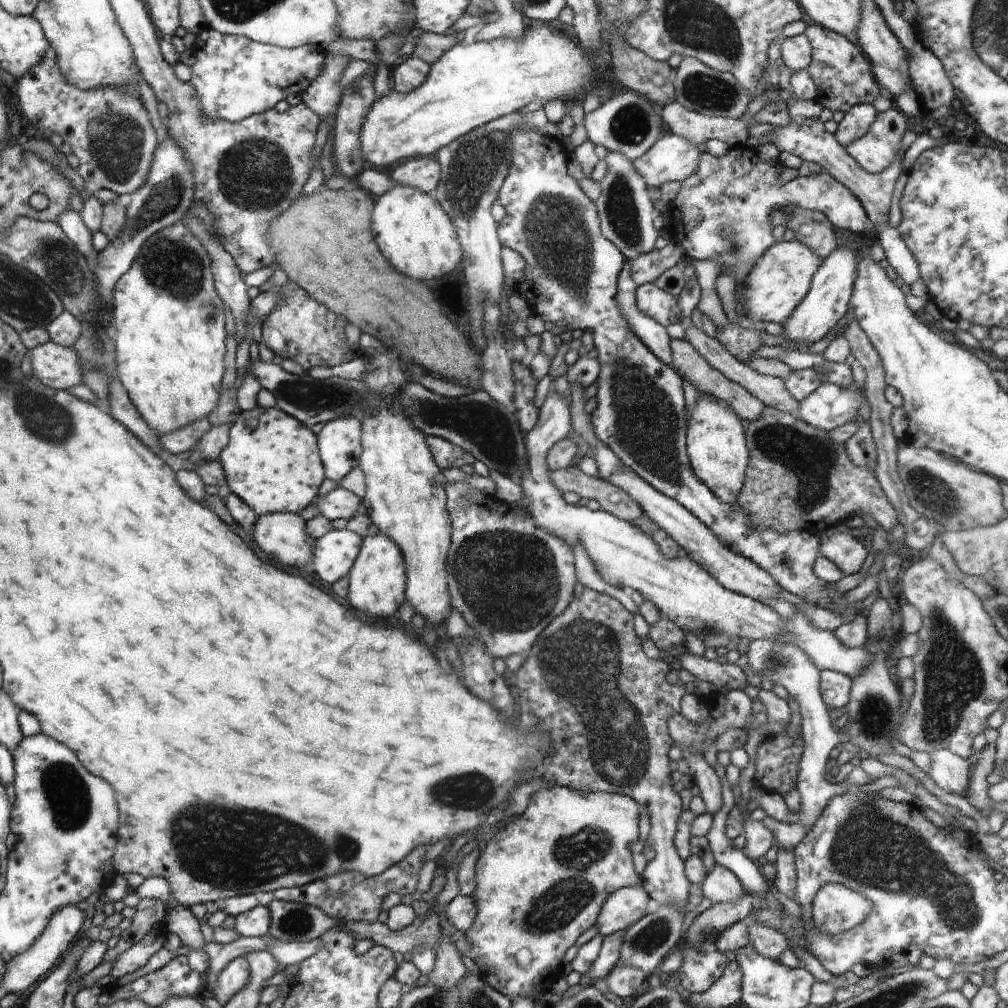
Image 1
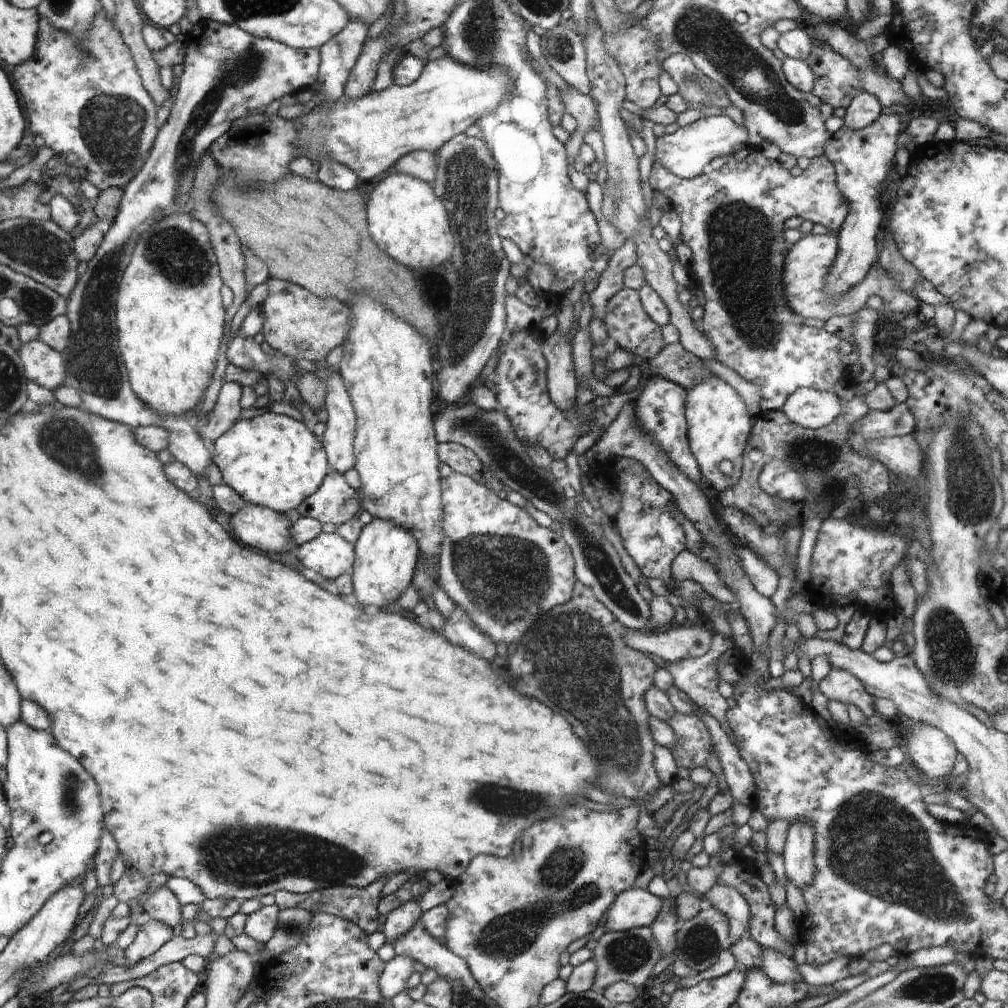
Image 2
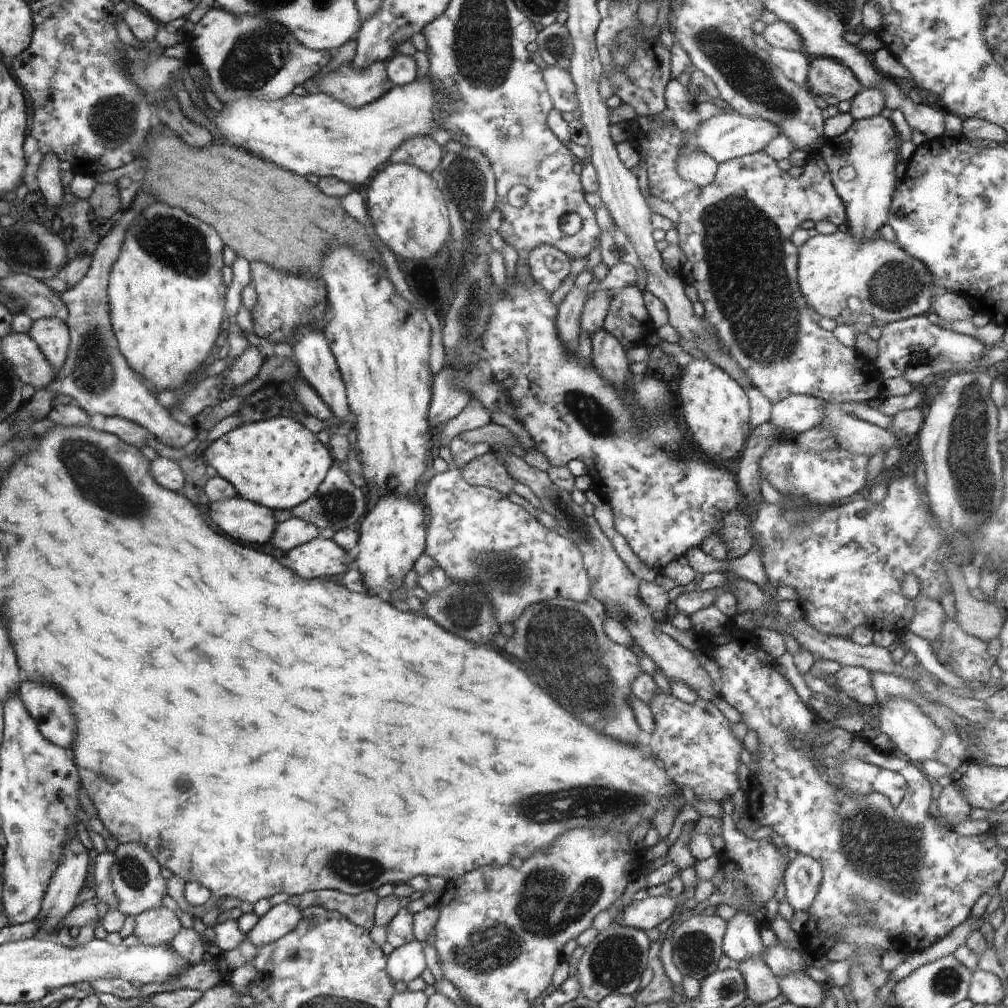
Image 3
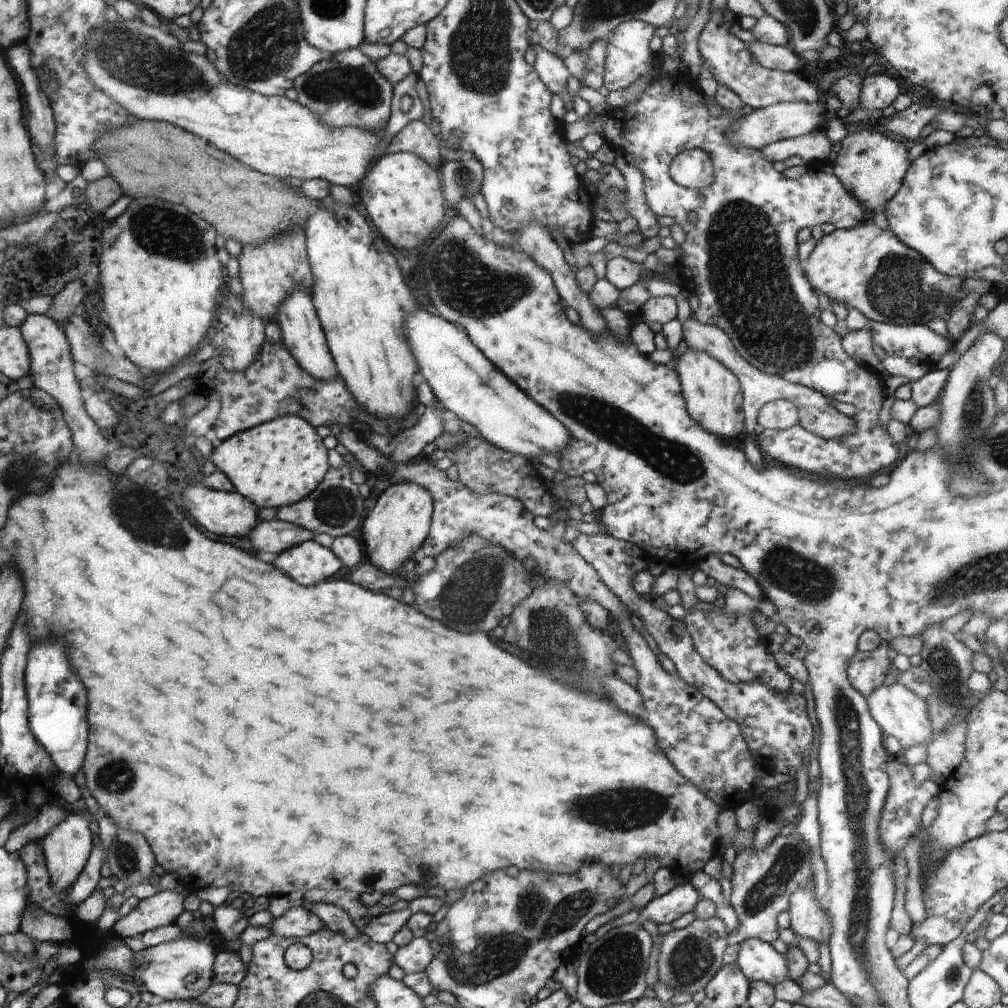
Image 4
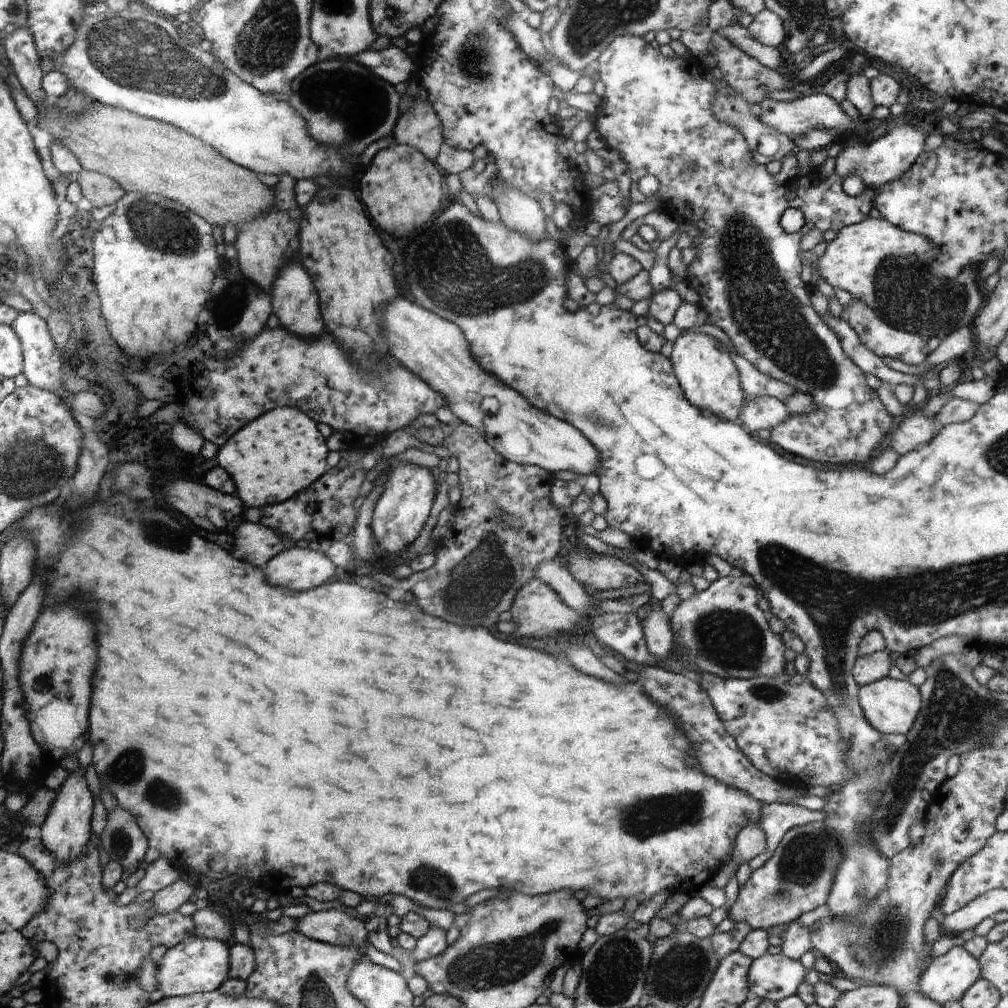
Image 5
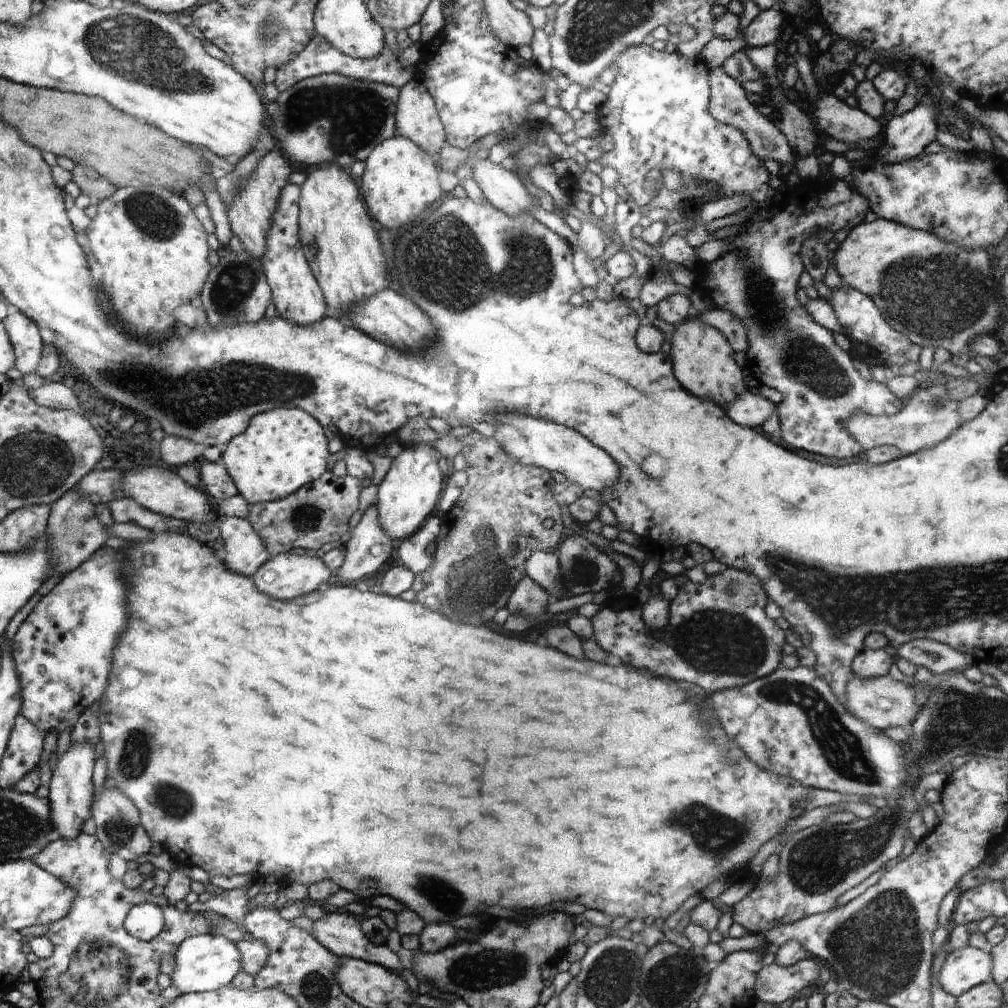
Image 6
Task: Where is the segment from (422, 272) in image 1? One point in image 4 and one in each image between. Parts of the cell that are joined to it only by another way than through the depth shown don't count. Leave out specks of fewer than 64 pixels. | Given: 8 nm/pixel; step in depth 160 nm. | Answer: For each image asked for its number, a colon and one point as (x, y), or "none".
2: (405, 218)
3: (407, 209)
4: (403, 195)

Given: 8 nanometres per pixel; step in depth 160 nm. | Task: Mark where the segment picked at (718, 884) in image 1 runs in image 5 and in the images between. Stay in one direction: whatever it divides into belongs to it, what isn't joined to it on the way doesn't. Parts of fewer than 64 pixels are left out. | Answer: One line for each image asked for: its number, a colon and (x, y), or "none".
2: (727, 900)
3: (742, 939)
4: (758, 960)
5: (773, 977)

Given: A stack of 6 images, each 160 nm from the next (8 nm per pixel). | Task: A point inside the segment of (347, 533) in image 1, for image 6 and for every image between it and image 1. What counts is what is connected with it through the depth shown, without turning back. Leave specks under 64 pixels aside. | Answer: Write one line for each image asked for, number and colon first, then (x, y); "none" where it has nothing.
2: (330, 555)
3: (320, 558)
4: (309, 562)
5: (296, 568)
6: (286, 575)

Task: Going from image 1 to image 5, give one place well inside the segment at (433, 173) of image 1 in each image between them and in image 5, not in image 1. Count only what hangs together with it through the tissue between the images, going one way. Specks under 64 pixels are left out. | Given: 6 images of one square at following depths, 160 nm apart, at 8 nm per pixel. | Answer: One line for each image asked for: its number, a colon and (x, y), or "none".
2: (420, 163)
3: (424, 152)
4: (417, 138)
5: (418, 127)

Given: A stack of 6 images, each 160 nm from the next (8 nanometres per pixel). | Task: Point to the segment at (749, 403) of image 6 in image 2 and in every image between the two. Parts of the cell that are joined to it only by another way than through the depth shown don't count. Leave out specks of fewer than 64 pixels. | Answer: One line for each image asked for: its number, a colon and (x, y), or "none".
2: (812, 409)
3: (794, 414)
4: (780, 414)
5: (756, 414)

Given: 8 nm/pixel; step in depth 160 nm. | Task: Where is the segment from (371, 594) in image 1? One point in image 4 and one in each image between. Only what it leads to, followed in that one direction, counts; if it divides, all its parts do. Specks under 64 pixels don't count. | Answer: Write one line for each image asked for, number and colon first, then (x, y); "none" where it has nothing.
2: (386, 555)
3: (391, 537)
4: (395, 528)

